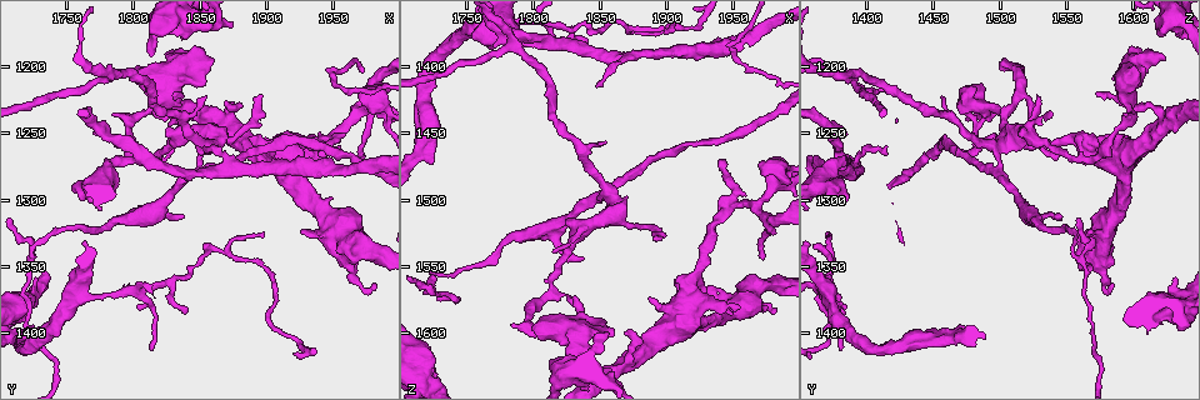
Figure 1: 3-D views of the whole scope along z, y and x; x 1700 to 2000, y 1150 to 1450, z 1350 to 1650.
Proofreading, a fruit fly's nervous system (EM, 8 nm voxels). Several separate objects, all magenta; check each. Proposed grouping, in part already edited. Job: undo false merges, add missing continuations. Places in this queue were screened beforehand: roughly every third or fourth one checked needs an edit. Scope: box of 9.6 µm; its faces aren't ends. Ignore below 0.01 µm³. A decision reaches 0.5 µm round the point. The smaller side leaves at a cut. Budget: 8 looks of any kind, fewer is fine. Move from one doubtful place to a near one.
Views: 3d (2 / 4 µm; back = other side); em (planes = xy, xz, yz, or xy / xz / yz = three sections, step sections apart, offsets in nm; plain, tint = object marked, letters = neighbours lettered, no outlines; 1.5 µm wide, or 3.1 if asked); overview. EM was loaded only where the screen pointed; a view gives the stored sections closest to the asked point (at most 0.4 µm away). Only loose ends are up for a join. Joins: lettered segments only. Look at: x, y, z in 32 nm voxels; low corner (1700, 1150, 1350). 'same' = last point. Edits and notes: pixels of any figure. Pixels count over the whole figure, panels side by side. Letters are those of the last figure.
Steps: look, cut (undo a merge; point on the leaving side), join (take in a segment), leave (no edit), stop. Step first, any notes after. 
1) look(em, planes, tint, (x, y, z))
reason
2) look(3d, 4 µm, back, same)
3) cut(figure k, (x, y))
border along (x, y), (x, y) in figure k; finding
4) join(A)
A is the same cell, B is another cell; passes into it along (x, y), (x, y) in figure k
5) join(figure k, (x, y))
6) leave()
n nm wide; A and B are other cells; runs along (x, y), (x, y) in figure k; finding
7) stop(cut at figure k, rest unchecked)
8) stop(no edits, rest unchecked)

look(3d, 2 µm, (1724, 1342, 1560))
arms part here

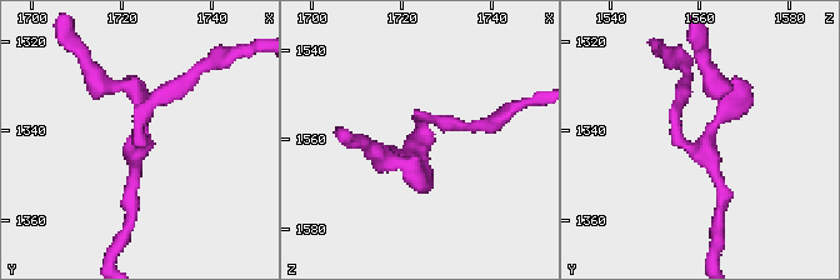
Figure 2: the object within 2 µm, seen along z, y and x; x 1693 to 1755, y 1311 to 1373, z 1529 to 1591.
look(em, xz, step 8, tint, (1725, 1343, 1559))
shape alone is not enough

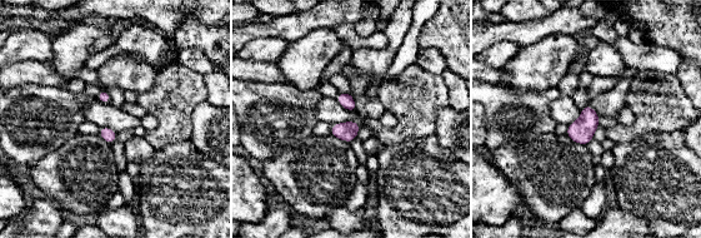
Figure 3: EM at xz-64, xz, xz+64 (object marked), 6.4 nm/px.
look(em, planes, letters, same)
another direction

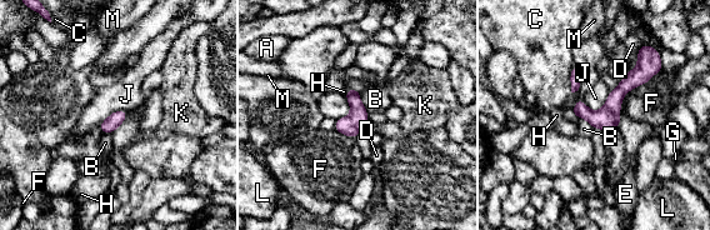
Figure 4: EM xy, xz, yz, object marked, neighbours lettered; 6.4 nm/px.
leave()
100 nm wide; A, B, C, D, E, F, G, H, J, K, L and M are other cells; border along (610, 90), (596, 110), (583, 101) in figure 4; one neuron here

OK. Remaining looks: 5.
look(3d, 2 µm, (1856, 1260, 1496))
arms part here

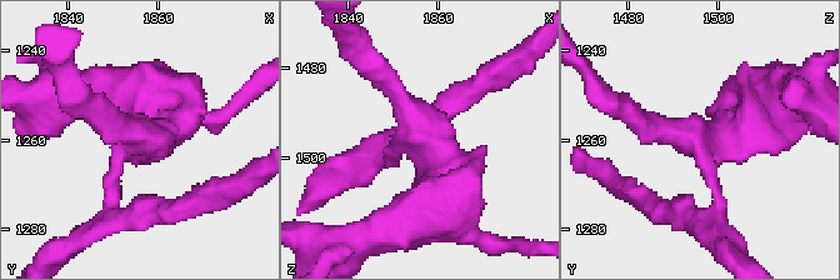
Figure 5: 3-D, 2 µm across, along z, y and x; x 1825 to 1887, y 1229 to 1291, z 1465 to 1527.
look(em, planes, plain, (1857, 1261, 1498))
3 arms; arms of 170, 180, 340 nm; shape alone is not enough

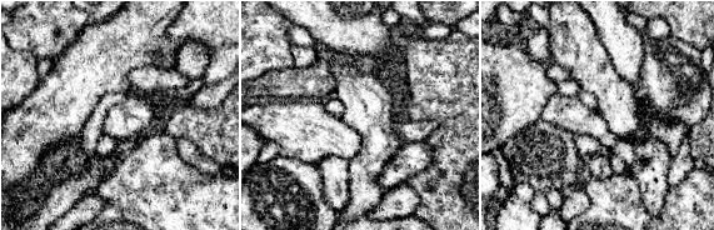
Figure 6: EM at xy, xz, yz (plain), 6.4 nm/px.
look(em, planes, letters, same)
what lies round it

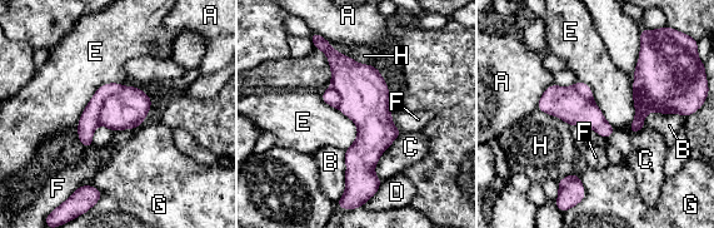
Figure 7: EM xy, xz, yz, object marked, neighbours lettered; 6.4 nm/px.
cut(figure 7, (89, 120))
A, B, C, D, E, F, G and H are other cells; border along (125, 87), (105, 99), (99, 123) in figure 7; two neurons meet here

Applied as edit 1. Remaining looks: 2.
look(3d, 4 µm, back, (1804, 1380, 1384))
an open end

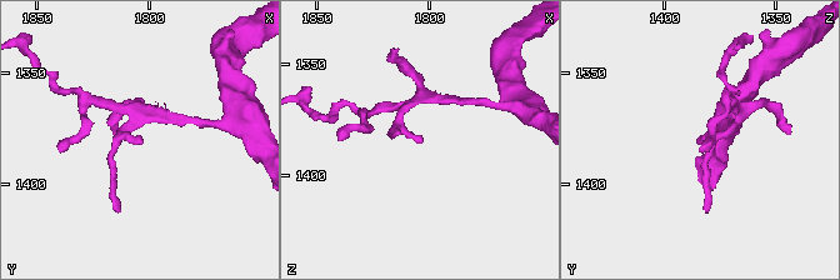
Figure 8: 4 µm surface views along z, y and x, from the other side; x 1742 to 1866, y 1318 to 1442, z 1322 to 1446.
look(em, planes, letters, (1802, 1381, 1383))

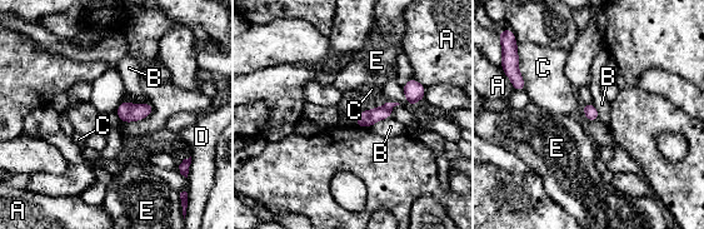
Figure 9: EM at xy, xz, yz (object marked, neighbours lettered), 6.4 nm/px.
leave()
A, B, C, D and E are other cells; border along (390, 117), (375, 122), (369, 128) in figure 9; none of them fits

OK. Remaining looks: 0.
stop(cut at figure 7, rest unchecked)

